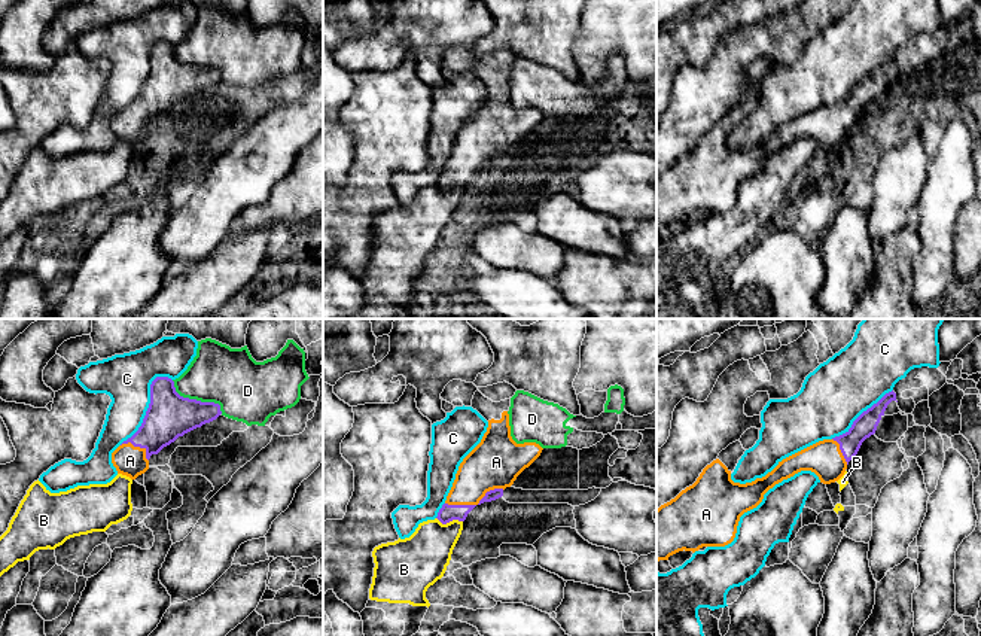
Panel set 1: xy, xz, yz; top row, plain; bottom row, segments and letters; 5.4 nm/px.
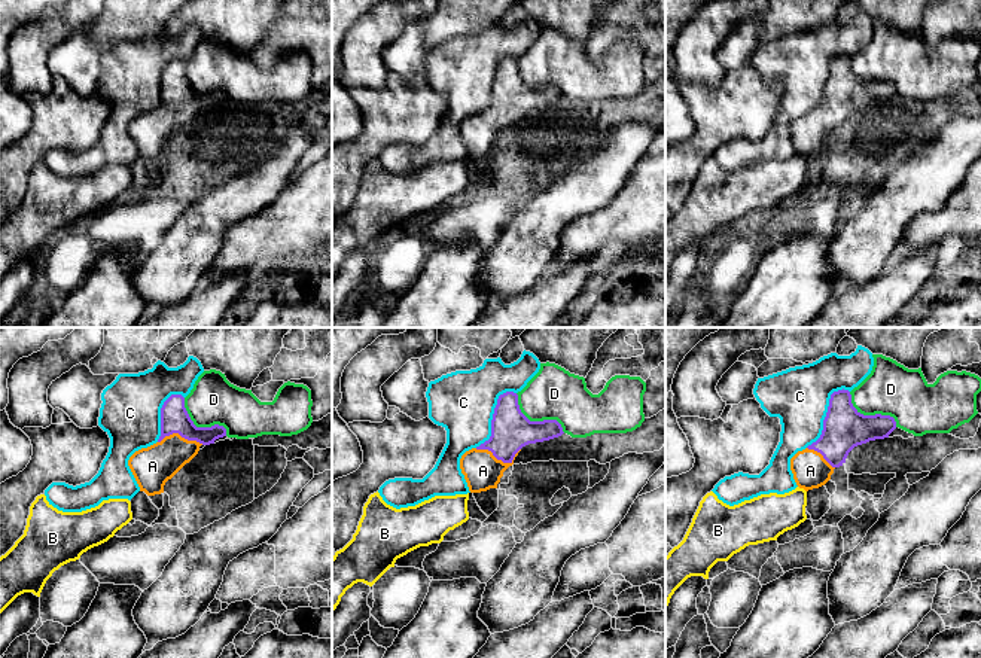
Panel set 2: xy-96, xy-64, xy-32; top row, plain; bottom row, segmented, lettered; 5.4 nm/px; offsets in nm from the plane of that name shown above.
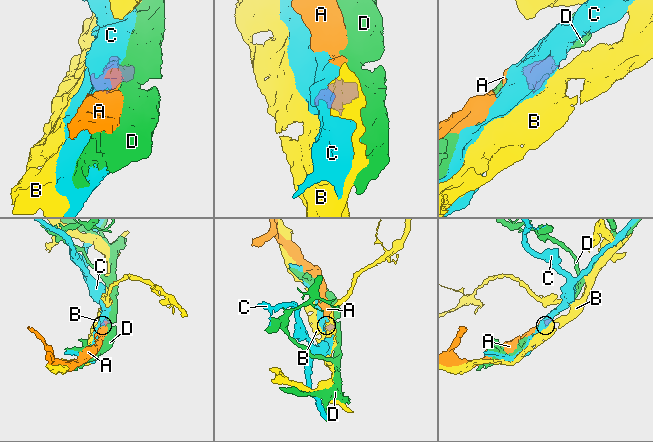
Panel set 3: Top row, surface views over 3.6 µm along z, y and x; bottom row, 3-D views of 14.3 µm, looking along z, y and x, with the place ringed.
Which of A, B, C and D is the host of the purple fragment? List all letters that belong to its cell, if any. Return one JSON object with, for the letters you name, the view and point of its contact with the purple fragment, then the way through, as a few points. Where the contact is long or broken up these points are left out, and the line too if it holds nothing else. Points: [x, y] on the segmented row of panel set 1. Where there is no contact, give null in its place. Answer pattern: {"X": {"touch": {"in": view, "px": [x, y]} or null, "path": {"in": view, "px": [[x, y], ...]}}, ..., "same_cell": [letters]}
{"A": {"touch": {"in": "xz", "px": [475, 505]}}, "same_cell": ["A"]}

